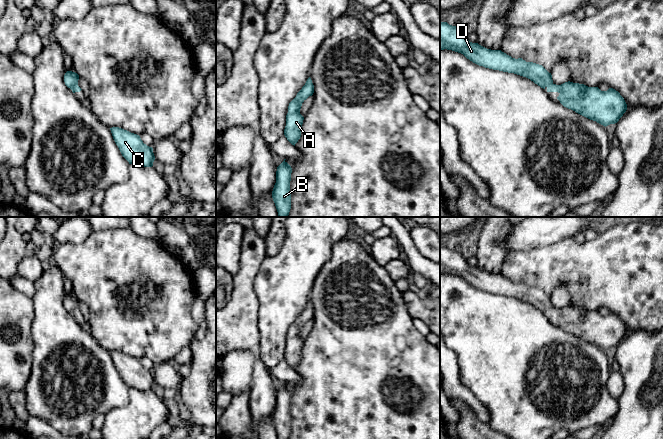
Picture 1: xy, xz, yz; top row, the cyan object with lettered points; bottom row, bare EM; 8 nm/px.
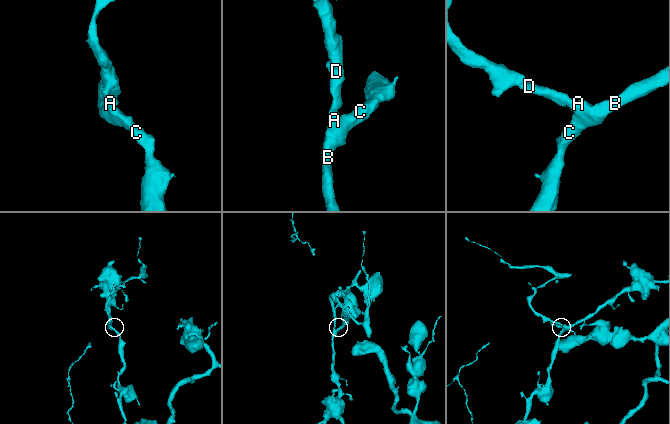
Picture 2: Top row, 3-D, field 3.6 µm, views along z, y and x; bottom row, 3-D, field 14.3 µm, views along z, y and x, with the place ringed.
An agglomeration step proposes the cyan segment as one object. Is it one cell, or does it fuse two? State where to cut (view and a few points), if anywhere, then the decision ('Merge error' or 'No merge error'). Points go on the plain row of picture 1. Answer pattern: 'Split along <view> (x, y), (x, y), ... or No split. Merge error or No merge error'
No split. No merge error

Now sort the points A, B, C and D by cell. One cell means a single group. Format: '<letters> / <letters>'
A B C D

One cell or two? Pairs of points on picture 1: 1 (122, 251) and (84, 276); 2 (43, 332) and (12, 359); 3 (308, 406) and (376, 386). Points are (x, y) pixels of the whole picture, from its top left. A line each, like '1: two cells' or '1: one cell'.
1: one cell
2: two cells
3: one cell

